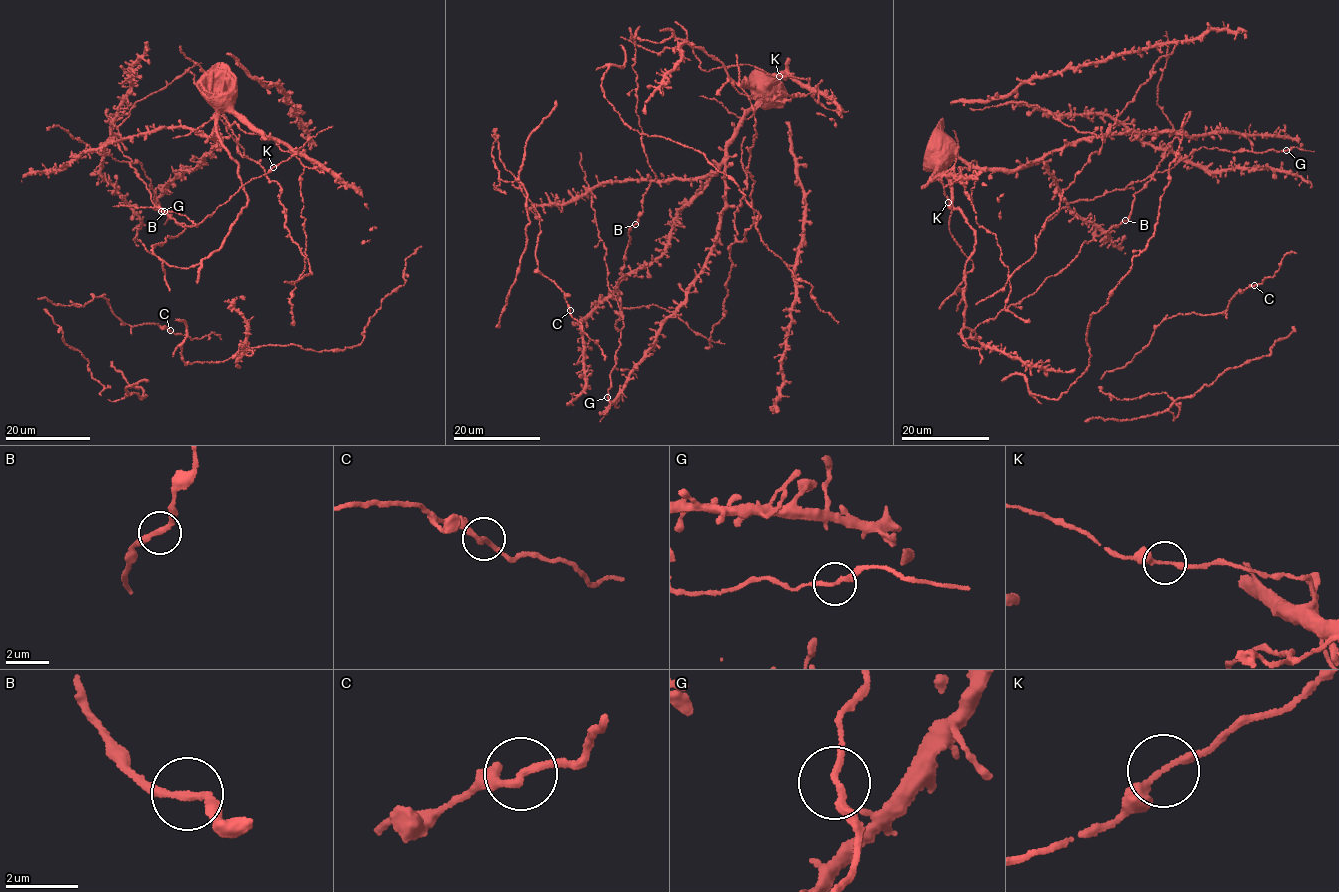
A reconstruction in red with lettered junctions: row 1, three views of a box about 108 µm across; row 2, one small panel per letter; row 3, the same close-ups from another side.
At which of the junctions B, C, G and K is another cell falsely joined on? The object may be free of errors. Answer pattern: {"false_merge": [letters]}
{"false_merge": []}

